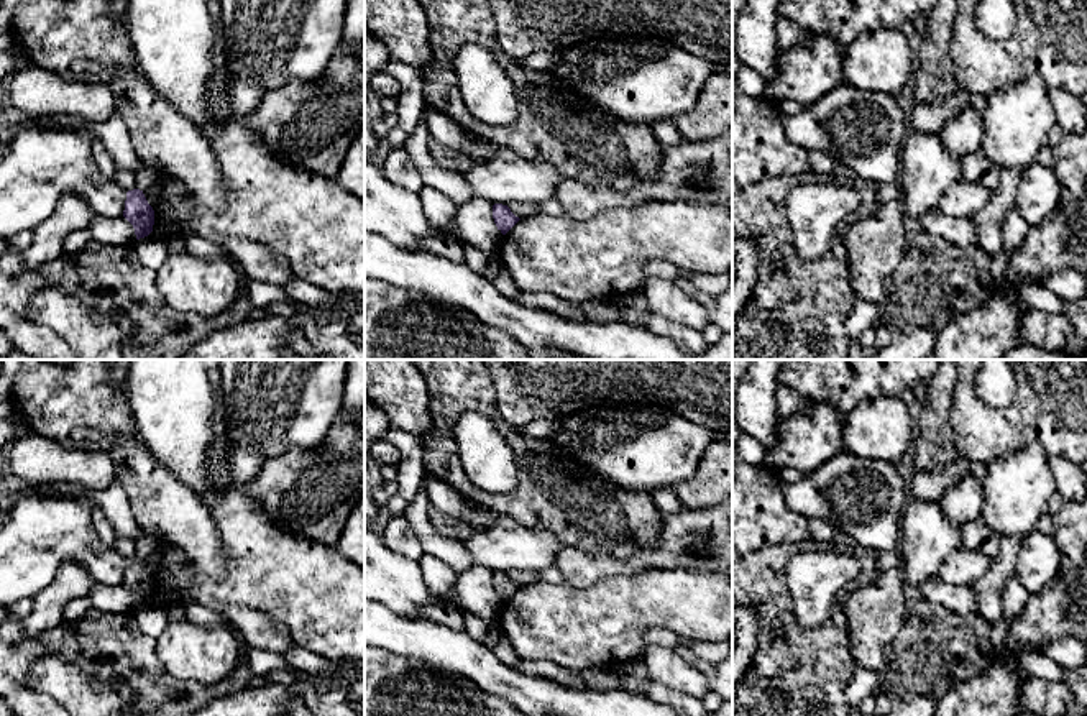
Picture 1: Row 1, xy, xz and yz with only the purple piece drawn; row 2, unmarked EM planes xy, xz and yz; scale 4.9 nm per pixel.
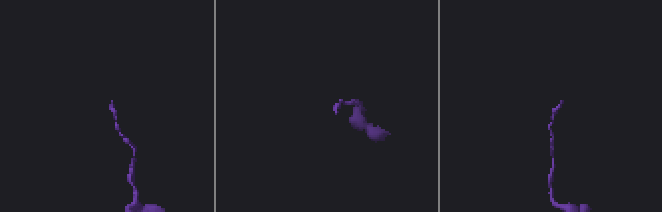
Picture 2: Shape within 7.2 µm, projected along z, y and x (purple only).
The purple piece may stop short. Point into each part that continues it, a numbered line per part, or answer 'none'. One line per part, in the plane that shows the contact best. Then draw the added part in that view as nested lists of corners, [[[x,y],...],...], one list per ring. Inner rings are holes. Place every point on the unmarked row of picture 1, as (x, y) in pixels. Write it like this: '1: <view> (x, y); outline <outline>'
none

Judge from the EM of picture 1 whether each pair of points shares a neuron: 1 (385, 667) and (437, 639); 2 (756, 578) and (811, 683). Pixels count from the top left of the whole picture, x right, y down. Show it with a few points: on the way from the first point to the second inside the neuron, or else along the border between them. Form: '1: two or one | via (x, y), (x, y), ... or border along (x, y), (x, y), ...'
1: two | border along (381, 647), (442, 667)
2: one | via (784, 596), (784, 623), (790, 656)

